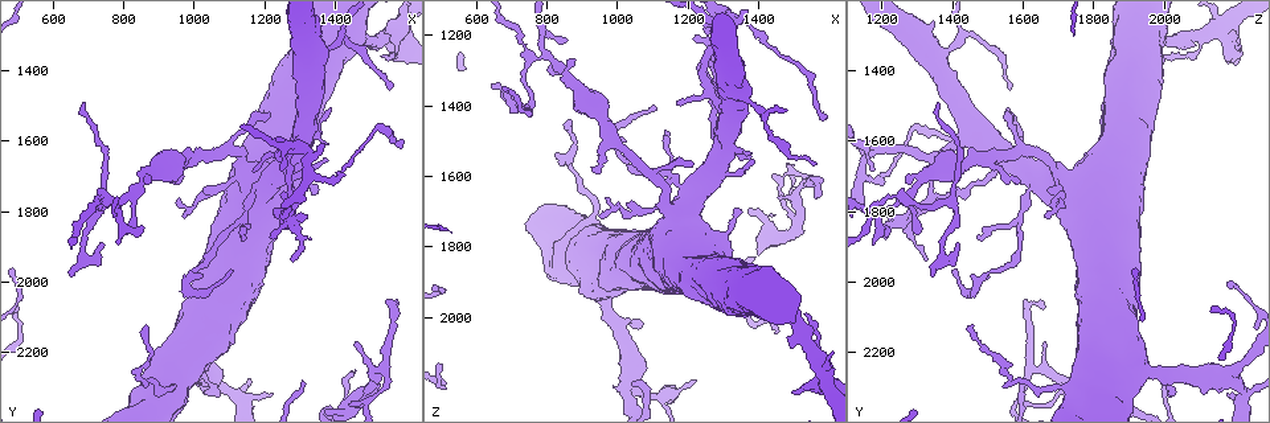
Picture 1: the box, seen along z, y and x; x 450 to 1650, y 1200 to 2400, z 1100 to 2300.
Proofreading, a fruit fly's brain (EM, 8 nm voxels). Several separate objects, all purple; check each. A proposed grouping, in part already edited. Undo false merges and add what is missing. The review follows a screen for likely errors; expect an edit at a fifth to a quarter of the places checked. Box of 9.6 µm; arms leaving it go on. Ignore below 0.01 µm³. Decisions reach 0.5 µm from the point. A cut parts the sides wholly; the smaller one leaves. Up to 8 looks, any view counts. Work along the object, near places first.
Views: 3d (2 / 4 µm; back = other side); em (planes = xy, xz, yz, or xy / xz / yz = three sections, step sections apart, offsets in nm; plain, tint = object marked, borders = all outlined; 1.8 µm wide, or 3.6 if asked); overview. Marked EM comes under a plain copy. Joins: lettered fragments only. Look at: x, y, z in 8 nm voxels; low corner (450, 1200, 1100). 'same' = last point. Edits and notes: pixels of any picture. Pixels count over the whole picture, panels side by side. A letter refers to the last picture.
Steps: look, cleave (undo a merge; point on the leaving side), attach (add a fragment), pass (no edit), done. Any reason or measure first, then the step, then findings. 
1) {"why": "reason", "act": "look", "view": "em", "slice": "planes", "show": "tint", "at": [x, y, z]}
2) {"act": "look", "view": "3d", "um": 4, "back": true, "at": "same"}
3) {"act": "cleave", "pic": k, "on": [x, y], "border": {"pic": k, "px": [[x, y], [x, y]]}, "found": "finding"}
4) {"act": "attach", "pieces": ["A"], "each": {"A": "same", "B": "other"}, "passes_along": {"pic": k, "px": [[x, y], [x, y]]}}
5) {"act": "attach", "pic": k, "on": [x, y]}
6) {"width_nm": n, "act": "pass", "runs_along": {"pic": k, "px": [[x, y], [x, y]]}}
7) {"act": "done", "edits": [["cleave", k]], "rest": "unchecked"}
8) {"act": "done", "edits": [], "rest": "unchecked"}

{"why": "arms part here", "act": "look", "view": "3d", "um": 4, "at": [990, 1650, 1500]}

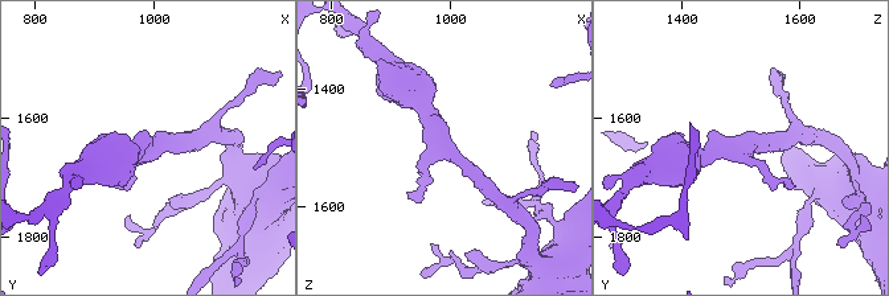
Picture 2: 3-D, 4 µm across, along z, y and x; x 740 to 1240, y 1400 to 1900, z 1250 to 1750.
{"why": "need the tissue", "act": "look", "view": "em", "slice": "xy", "step": 8, "show": "tint", "at": [995, 1645, 1510]}

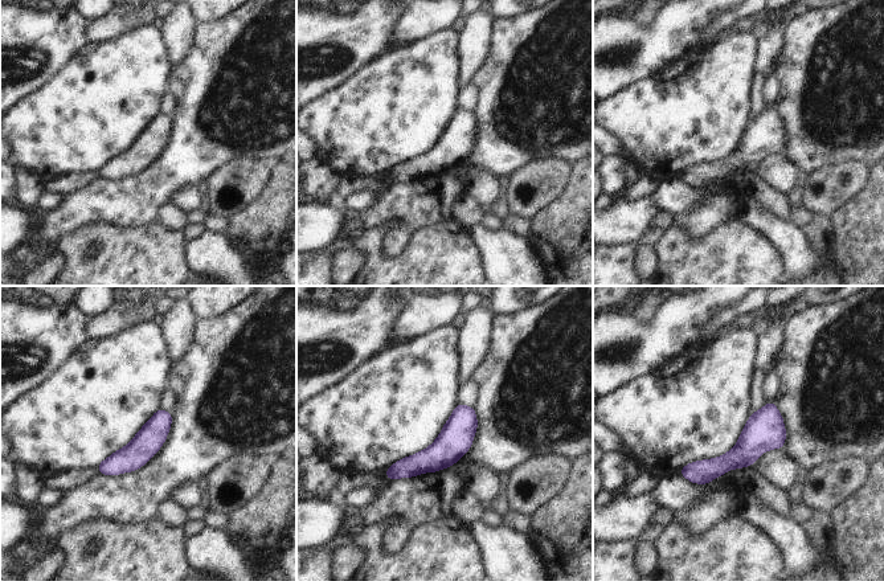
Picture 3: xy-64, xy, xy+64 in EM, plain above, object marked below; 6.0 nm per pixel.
{"why": "another direction", "act": "look", "view": "em", "slice": "planes", "show": "borders", "at": "same"}

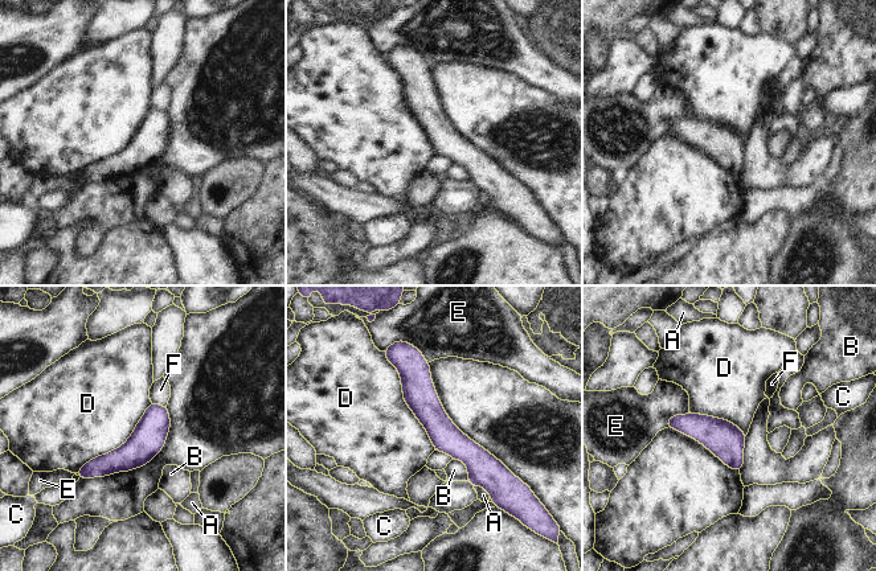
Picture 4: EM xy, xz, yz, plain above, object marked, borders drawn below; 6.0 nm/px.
{"act": "pass", "each": {"A": "other", "B": "other", "C": "other", "D": "other", "E": "other", "F": "other"}, "border": {"pic": 4, "px": [[385, 356], [436, 450]]}, "found": "all the same cell"}

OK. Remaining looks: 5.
{"why": "branch stops here", "act": "look", "view": "em", "slice": "yz", "step": 4, "show": "borders", "at": [1390, 1510, 1560]}

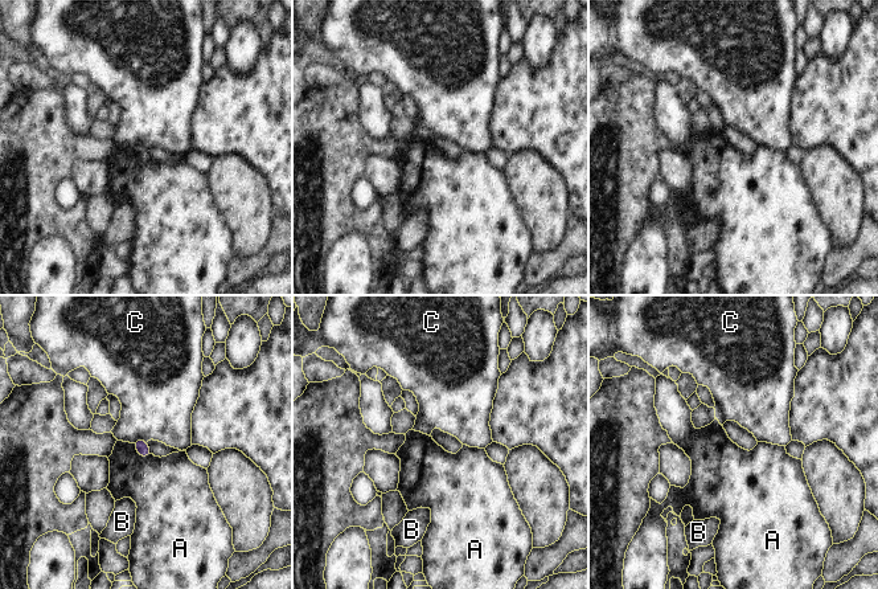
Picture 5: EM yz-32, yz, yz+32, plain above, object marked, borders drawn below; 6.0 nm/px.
{"why": "another direction", "act": "look", "view": "em", "slice": "planes", "show": "borders", "at": "same"}

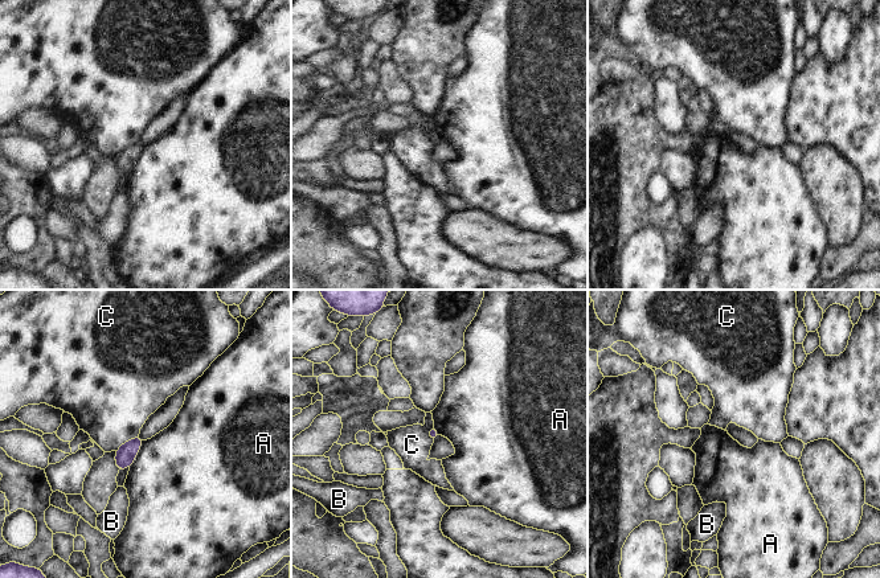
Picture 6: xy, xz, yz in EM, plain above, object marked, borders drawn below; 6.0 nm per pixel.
{"act": "pass", "each": {"A": "other", "B": "other", "C": "other"}, "border": {"pic": 6, "px": [[143, 441], [134, 462], [129, 467]]}, "found": "none of them fits"}

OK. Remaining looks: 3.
{"why": "a fork", "act": "look", "view": "3d", "um": 4, "at": [1530, 2250, 1620]}

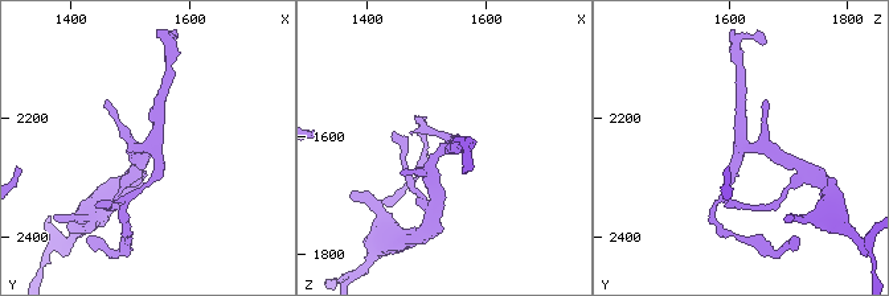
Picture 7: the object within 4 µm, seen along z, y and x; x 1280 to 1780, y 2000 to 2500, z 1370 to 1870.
{"act": "look", "view": "em", "slice": "planes", "show": "tint", "at": [1535, 2250, 1615]}

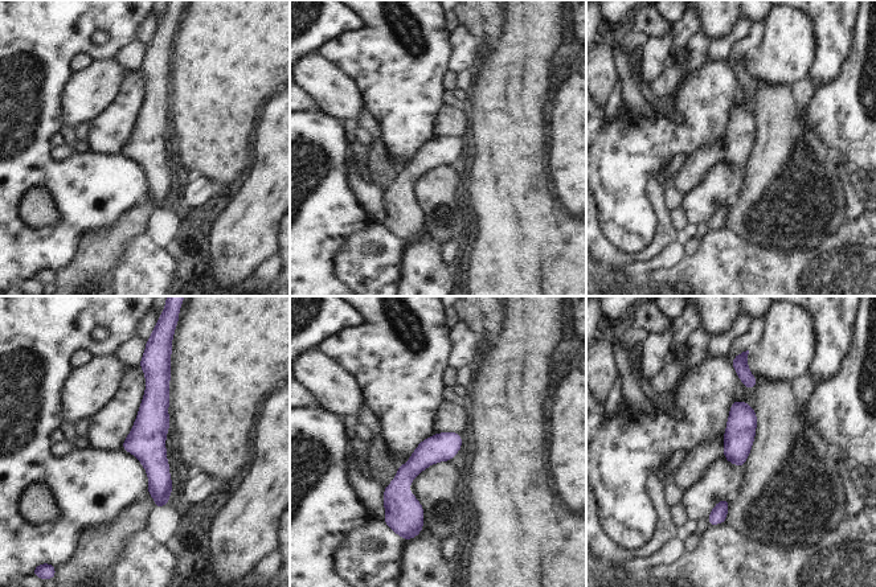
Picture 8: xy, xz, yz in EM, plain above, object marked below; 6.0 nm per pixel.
{"act": "look", "view": "em", "slice": "planes", "show": "borders", "at": "same"}

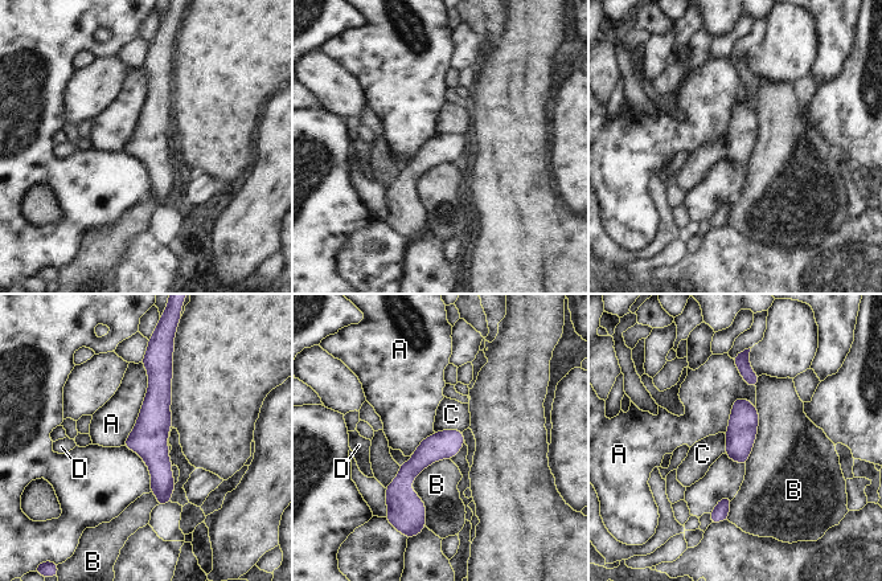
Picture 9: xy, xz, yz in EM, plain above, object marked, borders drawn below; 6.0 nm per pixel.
{"longest_contact_nm": ["A", 500], "act": "pass", "each": {"A": "other", "B": "other", "C": "other", "D": "other"}, "border": {"pic": 9, "px": [[142, 363], [147, 392], [123, 445]]}, "found": "continuous, no second cell"}

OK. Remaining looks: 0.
{"act": "done", "edits": [], "rest": "unchecked"}

